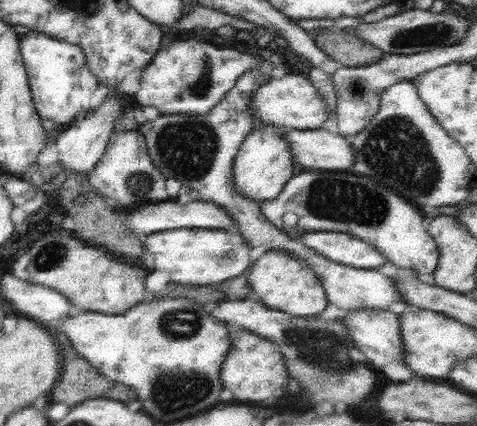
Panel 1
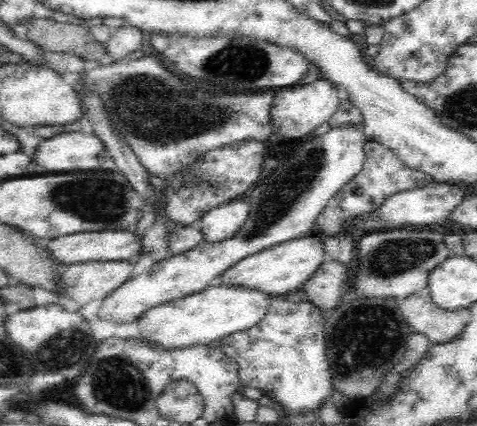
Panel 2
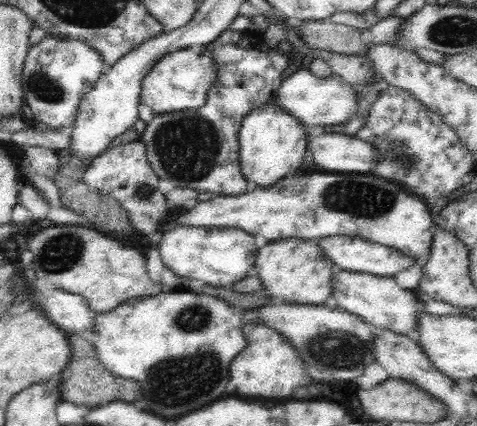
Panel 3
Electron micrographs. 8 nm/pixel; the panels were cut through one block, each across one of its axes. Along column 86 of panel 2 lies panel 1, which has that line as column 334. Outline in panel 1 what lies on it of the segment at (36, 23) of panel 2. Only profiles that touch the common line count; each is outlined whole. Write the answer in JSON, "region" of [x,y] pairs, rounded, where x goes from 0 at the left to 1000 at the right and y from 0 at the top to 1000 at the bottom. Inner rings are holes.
{"region":[[[706,66],[677,70],[665,89],[656,85],[656,94],[660,108],[673,113],[690,131],[690,141],[706,146],[706,155],[715,160],[757,160],[786,150],[790,141],[803,136],[803,122],[790,117],[786,108],[753,89],[740,89]]]}

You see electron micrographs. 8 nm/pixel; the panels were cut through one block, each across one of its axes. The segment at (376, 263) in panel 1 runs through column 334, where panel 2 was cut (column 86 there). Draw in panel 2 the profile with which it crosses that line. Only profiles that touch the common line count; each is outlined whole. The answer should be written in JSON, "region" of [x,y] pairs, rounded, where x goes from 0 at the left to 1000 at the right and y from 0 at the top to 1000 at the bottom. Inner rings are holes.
{"region":[[[222,540],[222,545],[164,545],[147,554],[130,554],[122,563],[105,563],[96,573],[105,601],[122,610],[134,629],[151,620],[172,620],[172,615],[193,615],[193,610],[214,610],[214,615],[268,615],[281,610],[298,592],[298,568],[294,554],[277,540]]]}

